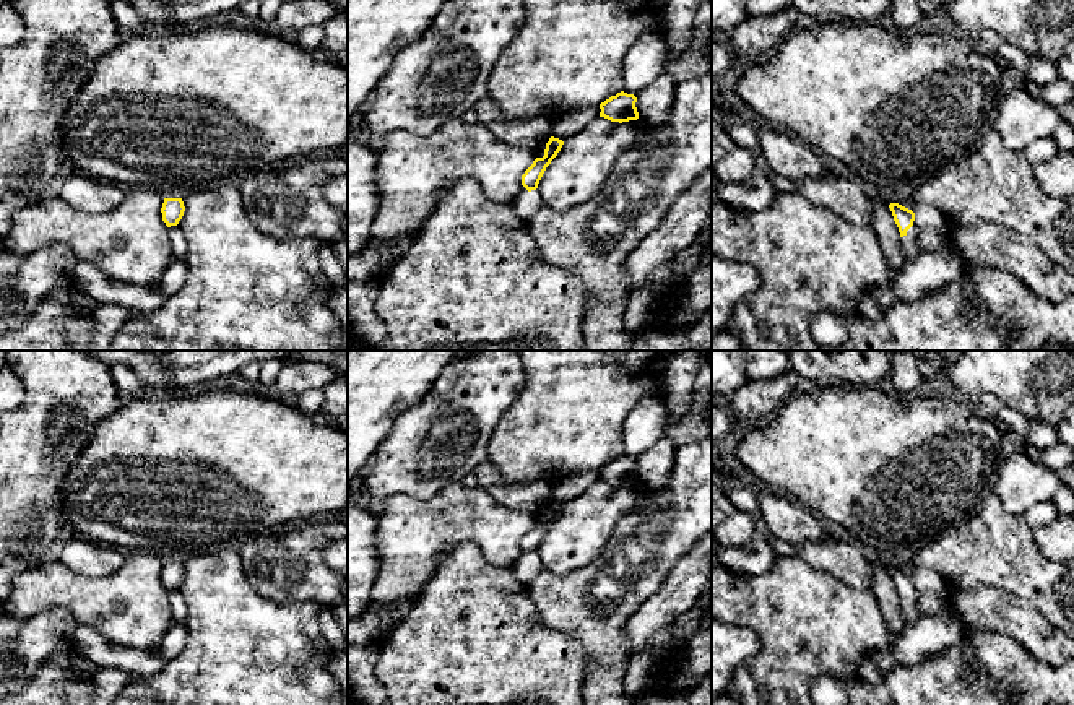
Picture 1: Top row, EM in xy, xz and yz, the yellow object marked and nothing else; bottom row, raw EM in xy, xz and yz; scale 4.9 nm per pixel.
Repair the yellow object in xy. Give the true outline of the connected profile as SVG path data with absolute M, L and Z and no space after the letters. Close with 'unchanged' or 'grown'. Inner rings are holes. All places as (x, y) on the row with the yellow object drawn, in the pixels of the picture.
M164 198L161 213L167 227L177 226L185 211L182 198Z; unchanged

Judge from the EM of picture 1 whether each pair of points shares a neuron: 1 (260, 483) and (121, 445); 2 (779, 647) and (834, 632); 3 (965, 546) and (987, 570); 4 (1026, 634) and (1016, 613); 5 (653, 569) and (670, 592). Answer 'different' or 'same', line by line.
1: same
2: same
3: same
4: same
5: different

